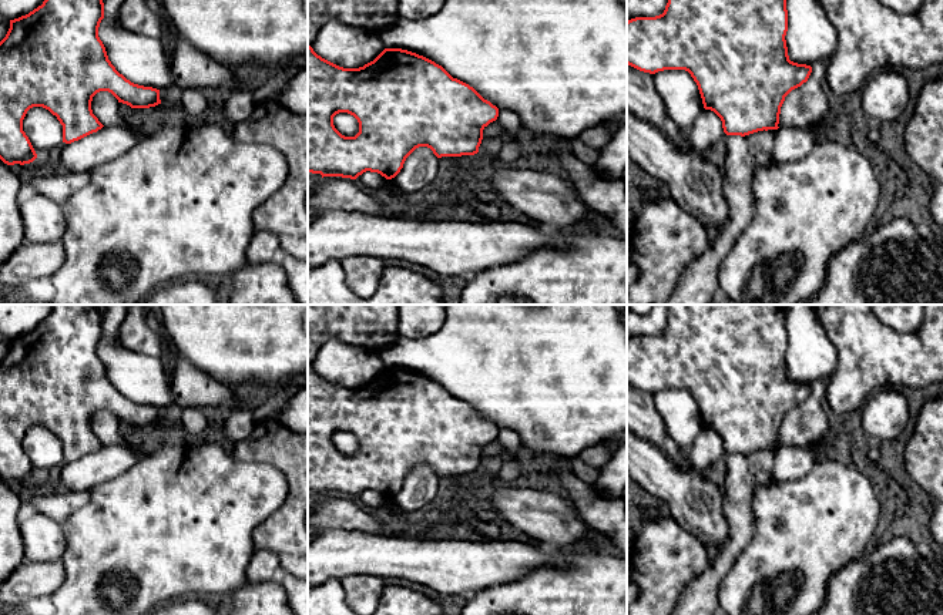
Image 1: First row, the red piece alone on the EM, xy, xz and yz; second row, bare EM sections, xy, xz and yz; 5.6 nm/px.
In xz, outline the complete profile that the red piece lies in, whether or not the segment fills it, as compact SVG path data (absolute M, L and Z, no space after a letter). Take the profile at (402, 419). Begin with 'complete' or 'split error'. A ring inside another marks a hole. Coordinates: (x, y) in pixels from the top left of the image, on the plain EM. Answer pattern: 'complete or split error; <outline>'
complete; M308 364L308 491L323 495L356 498L366 490L386 498L395 497L406 477L419 466L427 466L437 477L474 474L483 458L483 448L499 436L499 427L484 419L473 406L453 397L442 384L402 367L385 367L373 380L359 387L339 386ZM339 431L353 434L359 441L355 456L342 454L333 444Z

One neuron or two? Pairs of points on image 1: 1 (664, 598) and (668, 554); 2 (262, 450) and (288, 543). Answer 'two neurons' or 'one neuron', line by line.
1: one neuron
2: one neuron

